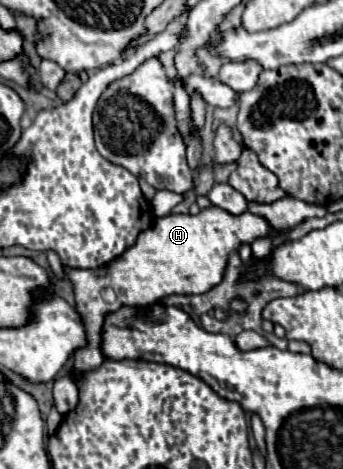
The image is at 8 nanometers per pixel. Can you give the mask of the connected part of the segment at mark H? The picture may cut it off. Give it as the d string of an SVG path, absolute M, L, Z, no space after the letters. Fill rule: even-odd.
M217 206L203 208L199 214L167 214L157 218L155 224L143 230L135 244L127 248L121 256L111 260L105 266L83 270L65 266L63 272L67 280L73 284L77 312L85 320L87 330L87 346L75 352L75 378L81 378L85 372L95 370L103 364L103 354L99 350L103 316L119 310L121 306L151 306L169 294L203 294L215 284L221 282L227 258L231 250L237 250L241 244L251 244L255 238L275 234L267 220L245 212L241 216L233 216ZM105 290L115 292L115 300L105 300Z

